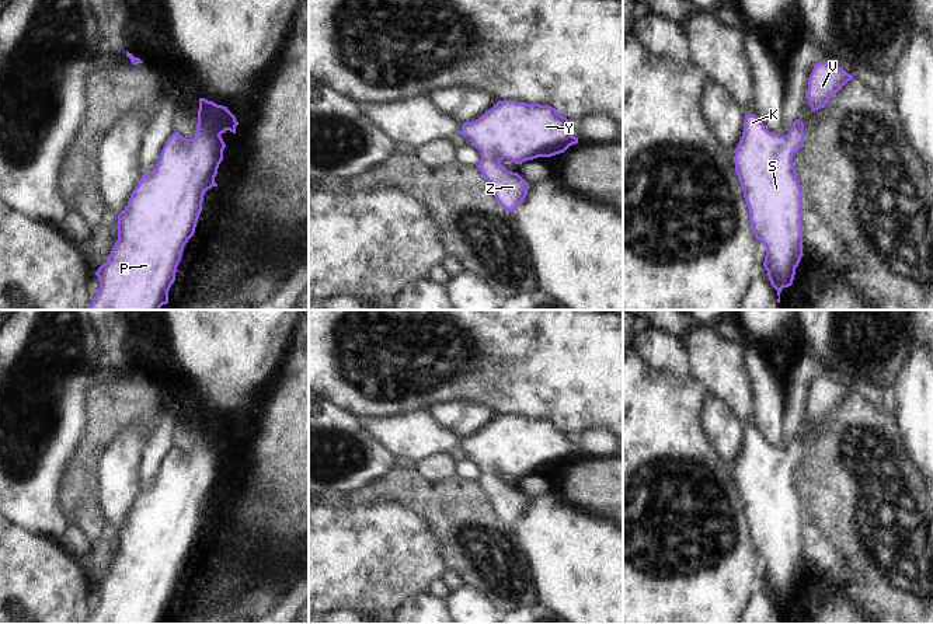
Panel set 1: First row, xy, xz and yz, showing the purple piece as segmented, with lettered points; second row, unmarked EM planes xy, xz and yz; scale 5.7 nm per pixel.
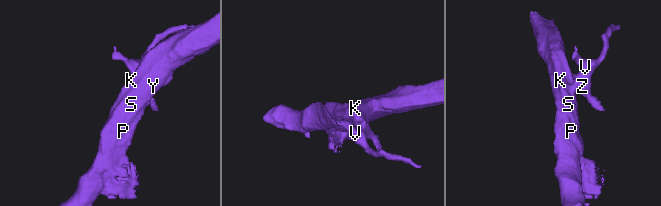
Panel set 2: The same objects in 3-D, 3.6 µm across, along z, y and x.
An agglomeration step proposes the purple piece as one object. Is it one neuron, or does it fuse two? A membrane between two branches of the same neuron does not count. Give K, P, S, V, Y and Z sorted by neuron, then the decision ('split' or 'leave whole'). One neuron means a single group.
groups K P S V Y Z; leave whole

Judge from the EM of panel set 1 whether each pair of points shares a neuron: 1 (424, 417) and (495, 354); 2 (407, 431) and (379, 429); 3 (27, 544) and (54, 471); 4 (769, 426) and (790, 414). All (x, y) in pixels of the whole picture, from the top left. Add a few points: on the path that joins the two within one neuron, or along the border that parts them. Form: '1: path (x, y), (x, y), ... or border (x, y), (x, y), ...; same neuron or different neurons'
1: border (430, 407), (421, 407), (408, 414), (397, 415); different neurons
2: path (400, 431), (386, 429); same neuron
3: border (14, 522), (58, 540); different neurons
4: border (782, 386), (783, 424); different neurons

